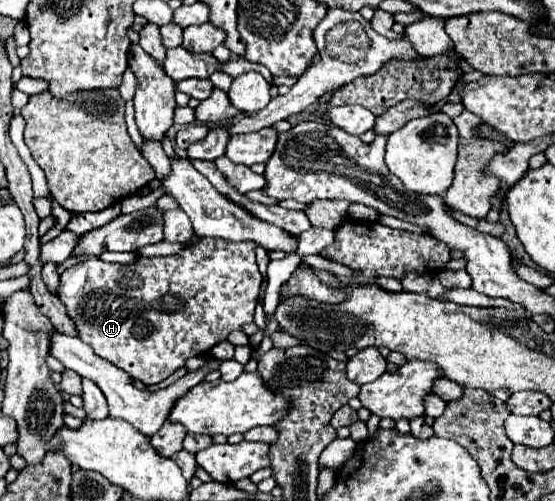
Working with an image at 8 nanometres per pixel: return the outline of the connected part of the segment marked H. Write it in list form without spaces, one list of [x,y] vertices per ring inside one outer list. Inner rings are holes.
[[[201,237],[195,245],[183,249],[177,255],[171,257],[137,257],[135,263],[131,265],[119,265],[119,263],[105,263],[99,257],[81,261],[69,269],[65,269],[61,273],[61,285],[57,289],[57,297],[61,299],[61,303],[67,307],[67,313],[71,317],[71,321],[77,325],[79,337],[81,341],[85,341],[87,345],[93,347],[93,351],[103,357],[105,361],[117,365],[119,369],[125,369],[125,373],[129,373],[133,379],[145,383],[145,385],[153,385],[153,383],[161,383],[165,381],[171,373],[175,373],[179,367],[185,365],[185,361],[189,357],[195,355],[203,355],[207,353],[213,345],[225,341],[229,337],[231,331],[241,329],[247,323],[253,323],[253,315],[255,315],[255,305],[257,305],[257,297],[259,297],[259,289],[261,289],[261,273],[257,269],[255,263],[255,247],[257,243],[253,241],[243,241],[243,243],[233,243],[233,241],[225,241],[225,239],[211,239],[211,237]]]

